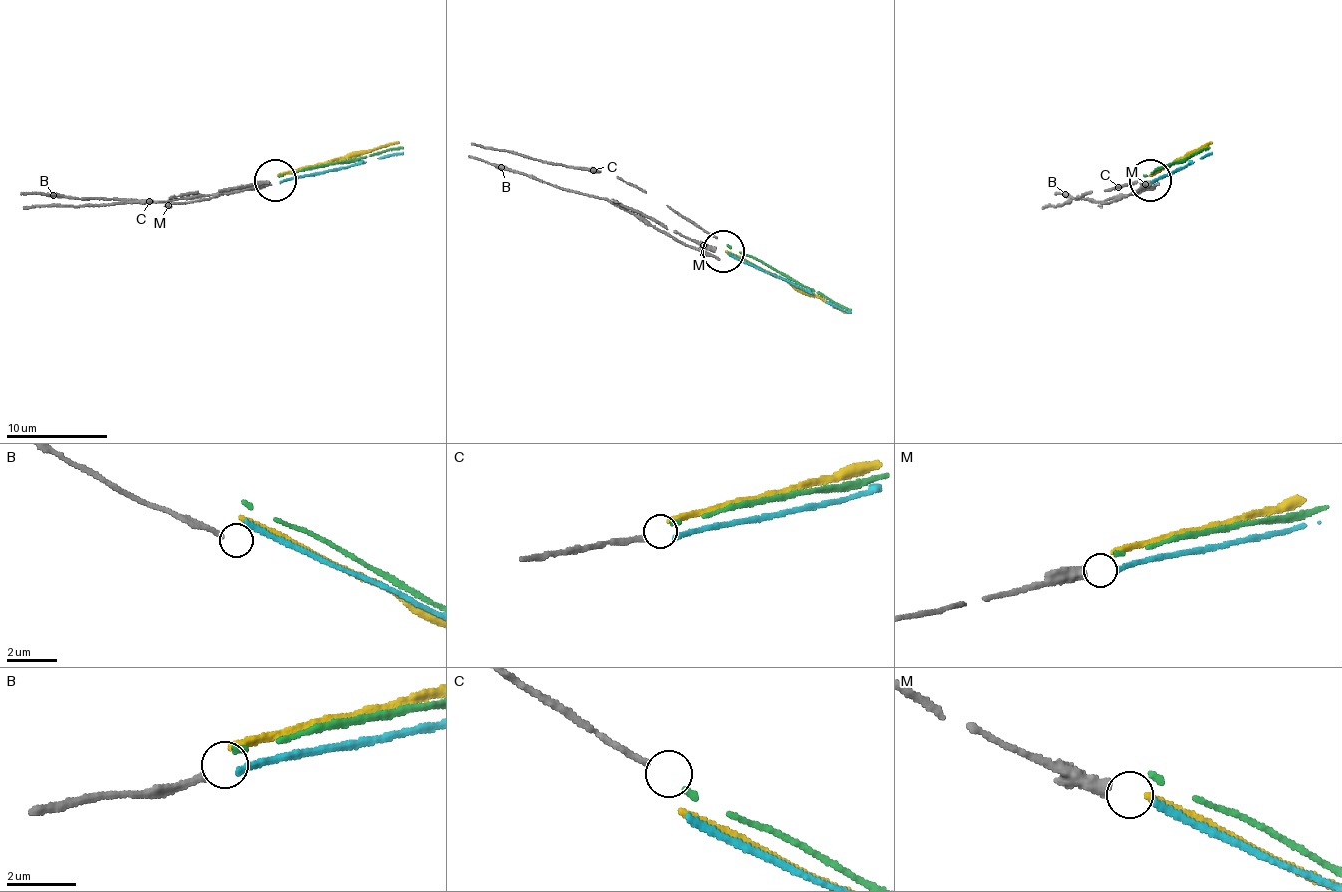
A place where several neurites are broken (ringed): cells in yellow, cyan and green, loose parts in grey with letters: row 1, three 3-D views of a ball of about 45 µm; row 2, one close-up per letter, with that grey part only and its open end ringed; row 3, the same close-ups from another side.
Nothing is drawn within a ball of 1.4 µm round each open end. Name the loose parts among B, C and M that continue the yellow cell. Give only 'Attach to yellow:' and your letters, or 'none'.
Attach to yellow: none

